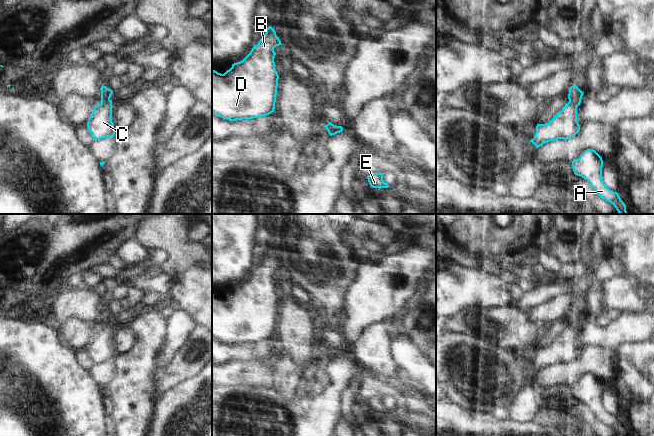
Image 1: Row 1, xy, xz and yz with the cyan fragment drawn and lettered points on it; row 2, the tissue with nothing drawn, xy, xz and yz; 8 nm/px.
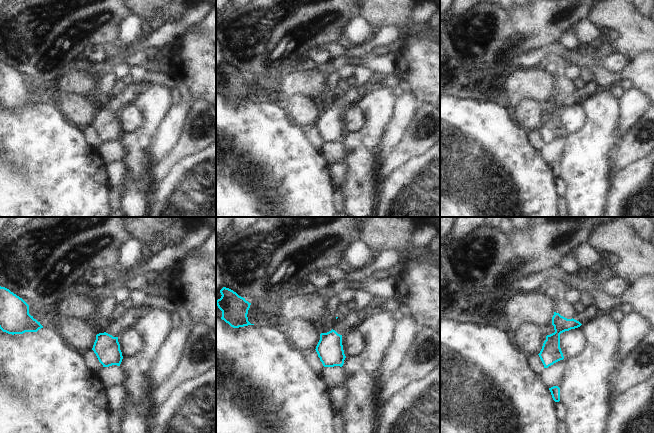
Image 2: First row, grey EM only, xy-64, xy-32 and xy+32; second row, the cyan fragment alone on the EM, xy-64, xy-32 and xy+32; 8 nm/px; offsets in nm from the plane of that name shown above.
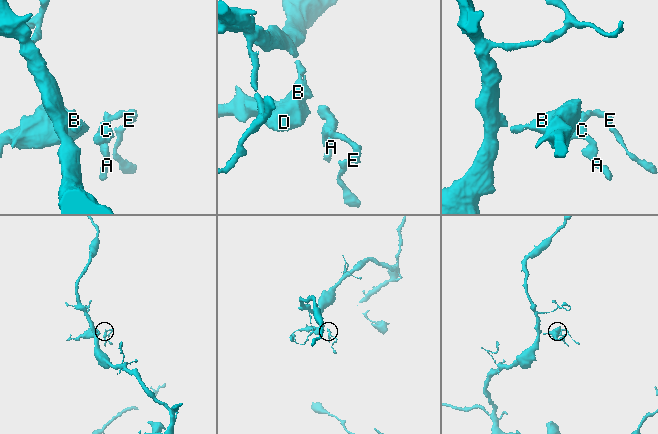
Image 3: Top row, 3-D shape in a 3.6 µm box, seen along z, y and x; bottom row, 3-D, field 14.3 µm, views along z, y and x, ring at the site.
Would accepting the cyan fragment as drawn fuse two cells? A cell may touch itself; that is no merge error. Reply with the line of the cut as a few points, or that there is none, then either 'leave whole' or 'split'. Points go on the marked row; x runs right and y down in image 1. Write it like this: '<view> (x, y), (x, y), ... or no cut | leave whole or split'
no cut | leave whole

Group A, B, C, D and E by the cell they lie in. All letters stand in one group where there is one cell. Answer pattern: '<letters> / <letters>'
A B C D E

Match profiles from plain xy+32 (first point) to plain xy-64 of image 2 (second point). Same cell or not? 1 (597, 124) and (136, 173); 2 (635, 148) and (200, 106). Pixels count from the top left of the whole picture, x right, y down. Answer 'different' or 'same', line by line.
1: same
2: same

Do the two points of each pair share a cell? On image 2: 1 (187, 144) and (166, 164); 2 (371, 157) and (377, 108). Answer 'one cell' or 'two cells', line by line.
1: one cell
2: one cell

